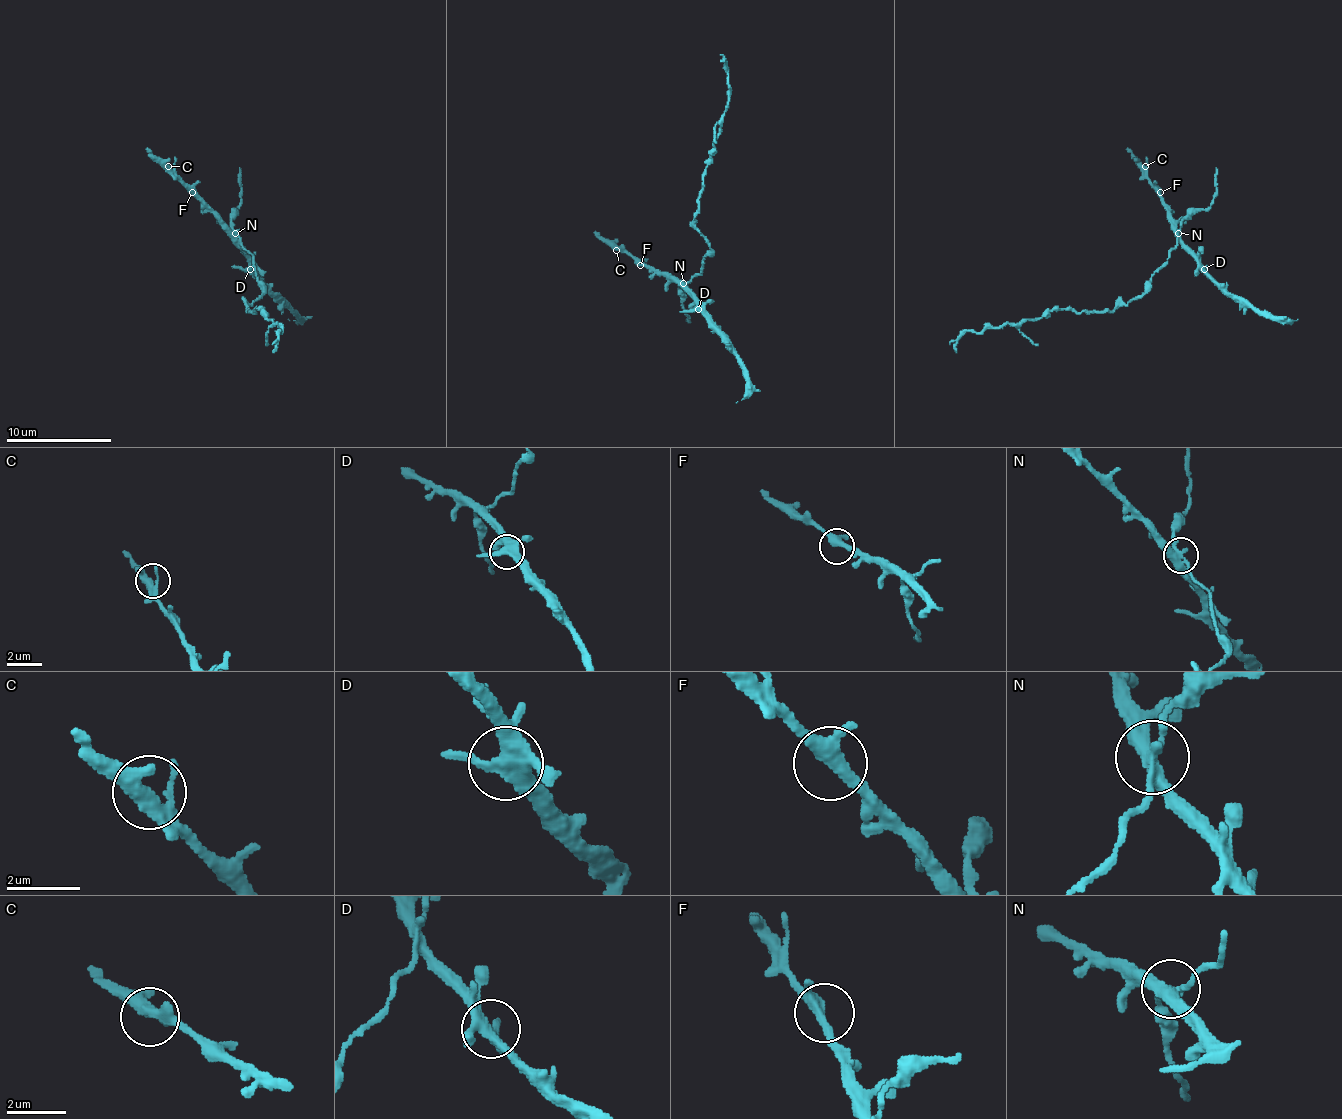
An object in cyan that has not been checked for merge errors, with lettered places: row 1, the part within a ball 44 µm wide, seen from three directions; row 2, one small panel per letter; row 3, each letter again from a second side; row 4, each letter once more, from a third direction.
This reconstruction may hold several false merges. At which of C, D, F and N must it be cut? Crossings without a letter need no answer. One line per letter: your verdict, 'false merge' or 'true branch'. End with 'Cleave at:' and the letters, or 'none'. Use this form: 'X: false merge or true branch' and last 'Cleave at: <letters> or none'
C: true branch
D: true branch
F: true branch
N: false merge
Cleave at: N

